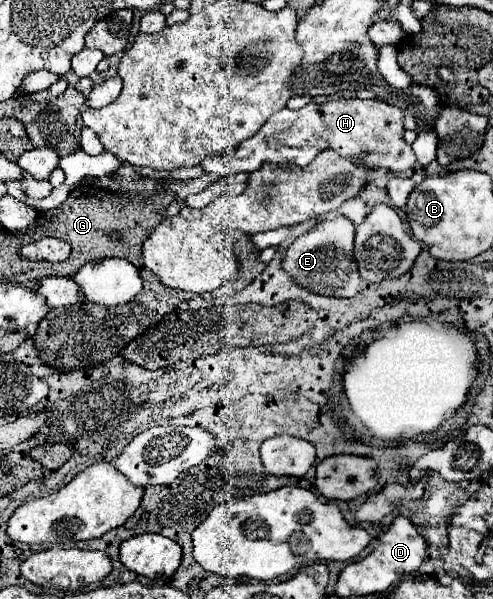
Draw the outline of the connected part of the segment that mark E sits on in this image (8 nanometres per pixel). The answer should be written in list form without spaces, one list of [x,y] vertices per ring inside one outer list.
[[[333,216],[319,220],[309,232],[301,234],[287,250],[281,260],[283,272],[289,274],[297,286],[321,296],[343,296],[351,298],[361,288],[361,276],[353,258],[353,236],[355,226],[345,216]]]

